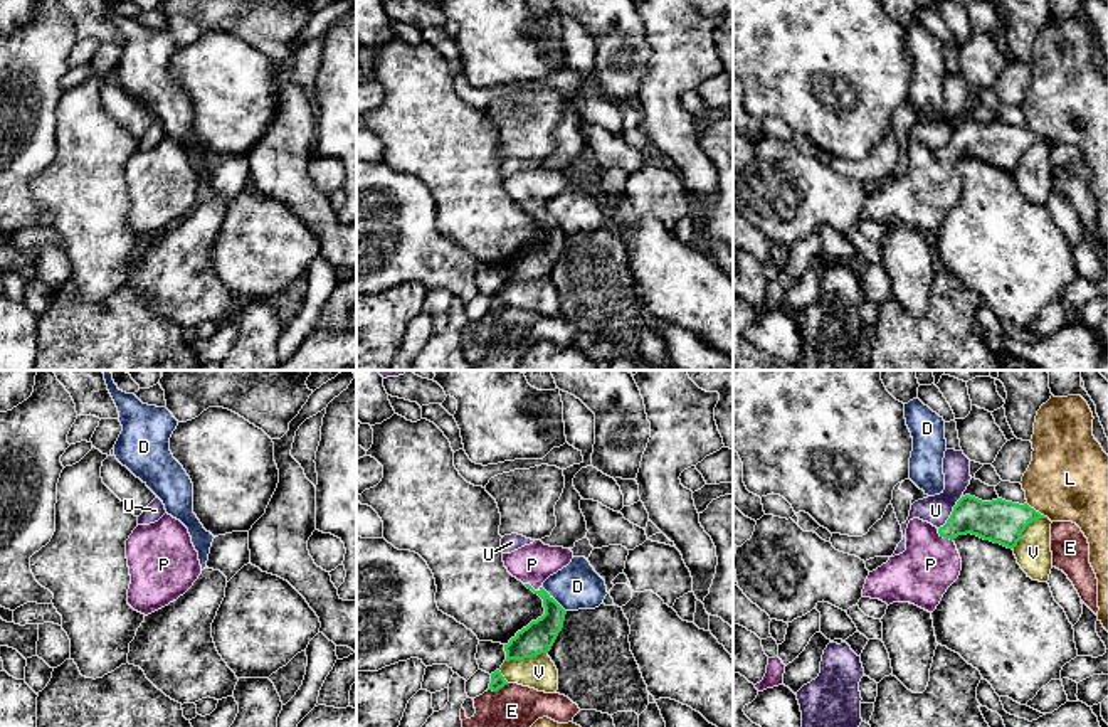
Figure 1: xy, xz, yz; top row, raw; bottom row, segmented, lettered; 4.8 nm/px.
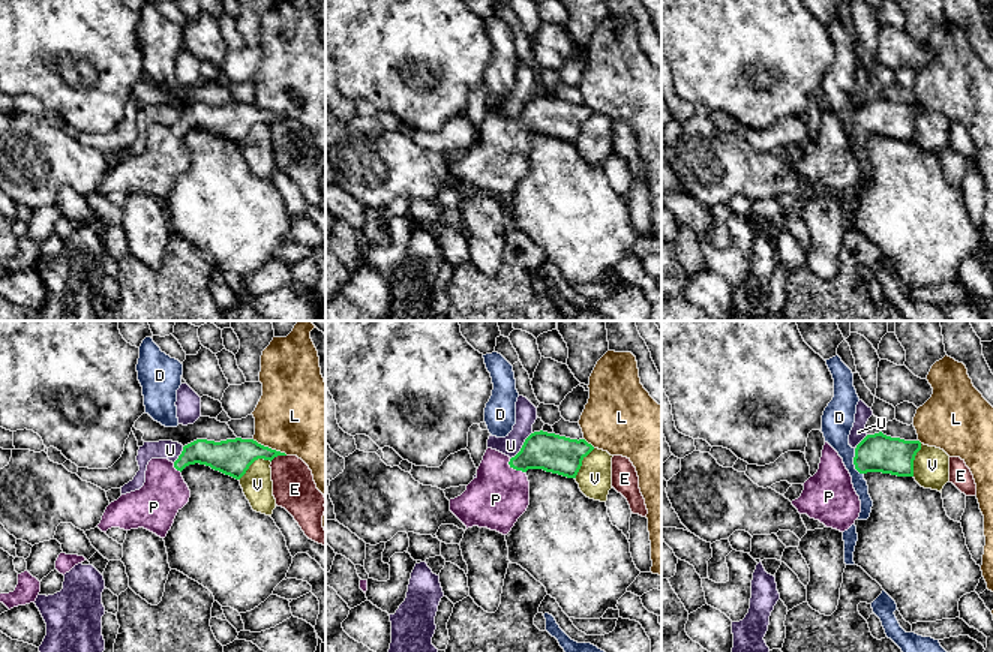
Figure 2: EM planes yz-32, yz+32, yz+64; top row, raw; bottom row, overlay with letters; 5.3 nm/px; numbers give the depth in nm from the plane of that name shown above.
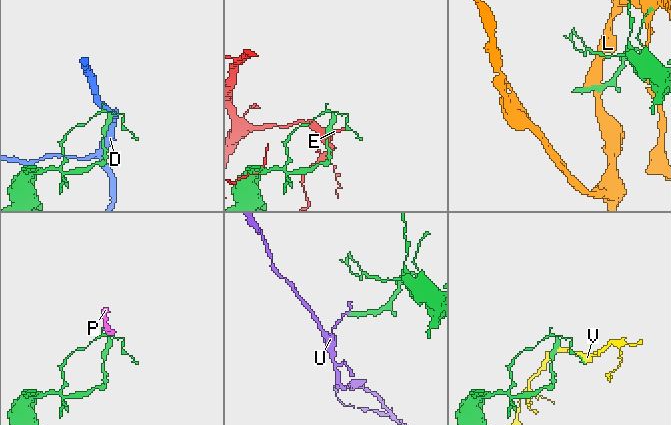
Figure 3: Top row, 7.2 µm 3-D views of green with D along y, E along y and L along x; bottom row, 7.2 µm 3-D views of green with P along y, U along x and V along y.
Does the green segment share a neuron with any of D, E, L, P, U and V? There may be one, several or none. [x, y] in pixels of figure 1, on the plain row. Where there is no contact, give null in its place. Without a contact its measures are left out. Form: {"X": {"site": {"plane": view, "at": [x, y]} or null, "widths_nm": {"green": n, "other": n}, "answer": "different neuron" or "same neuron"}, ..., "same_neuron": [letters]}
{"D": {"site": {"plane": "xz", "at": [554, 222]}, "widths_nm": {"green": 160, "other": 220}, "answer": "different neuron"}, "E": {"site": {"plane": "xz", "at": [498, 312]}, "widths_nm": {"green": 70, "other": 260}, "answer": "different neuron"}, "L": {"site": {"plane": "yz", "at": [1038, 135]}, "widths_nm": {"green": 220, "other": 380}, "answer": "different neuron"}, "P": {"site": {"plane": "yz", "at": [944, 160]}, "widths_nm": {"green": 190, "other": 280}, "answer": "same neuron"}, "U": {"site": {"plane": "yz", "at": [952, 137]}, "widths_nm": {"green": 220, "other": 140}, "answer": "different neuron"}, "V": {"site": {"plane": "xz", "at": [525, 280]}, "widths_nm": {"green": 160, "other": 160}, "answer": "different neuron"}, "same_neuron": ["P"]}

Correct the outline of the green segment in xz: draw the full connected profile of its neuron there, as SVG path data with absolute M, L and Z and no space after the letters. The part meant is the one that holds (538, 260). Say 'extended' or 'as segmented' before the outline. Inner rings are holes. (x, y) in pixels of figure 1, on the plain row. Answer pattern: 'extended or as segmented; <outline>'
extended; M535 163L511 177L503 177L508 195L543 222L545 237L531 244L504 268L506 283L525 283L548 276L563 251L567 234L543 212L543 205L567 190L573 175Z

